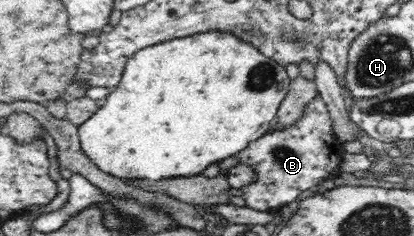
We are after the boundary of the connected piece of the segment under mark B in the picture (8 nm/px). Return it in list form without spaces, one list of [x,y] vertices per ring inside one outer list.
[[[318,93],[297,121],[266,131],[232,155],[239,164],[248,165],[255,175],[251,185],[239,189],[244,207],[257,211],[281,209],[284,204],[300,199],[319,181],[332,179],[338,174],[343,153],[342,144],[333,134],[328,107]]]

